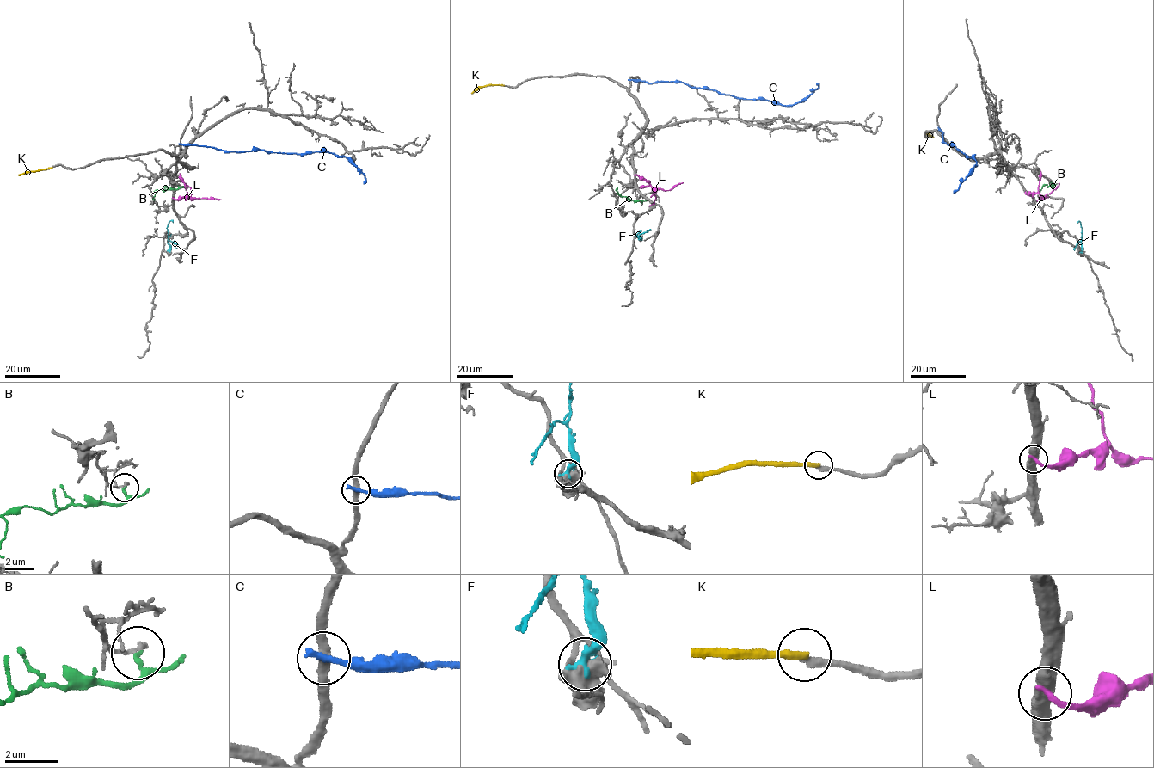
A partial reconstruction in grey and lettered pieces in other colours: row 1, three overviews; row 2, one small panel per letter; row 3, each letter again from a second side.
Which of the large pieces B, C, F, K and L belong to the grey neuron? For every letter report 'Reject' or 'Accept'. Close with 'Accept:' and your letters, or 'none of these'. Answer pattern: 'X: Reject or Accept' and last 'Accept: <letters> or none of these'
B: Reject
C: Reject
F: Reject
K: Reject
L: Reject
Accept: none of these

